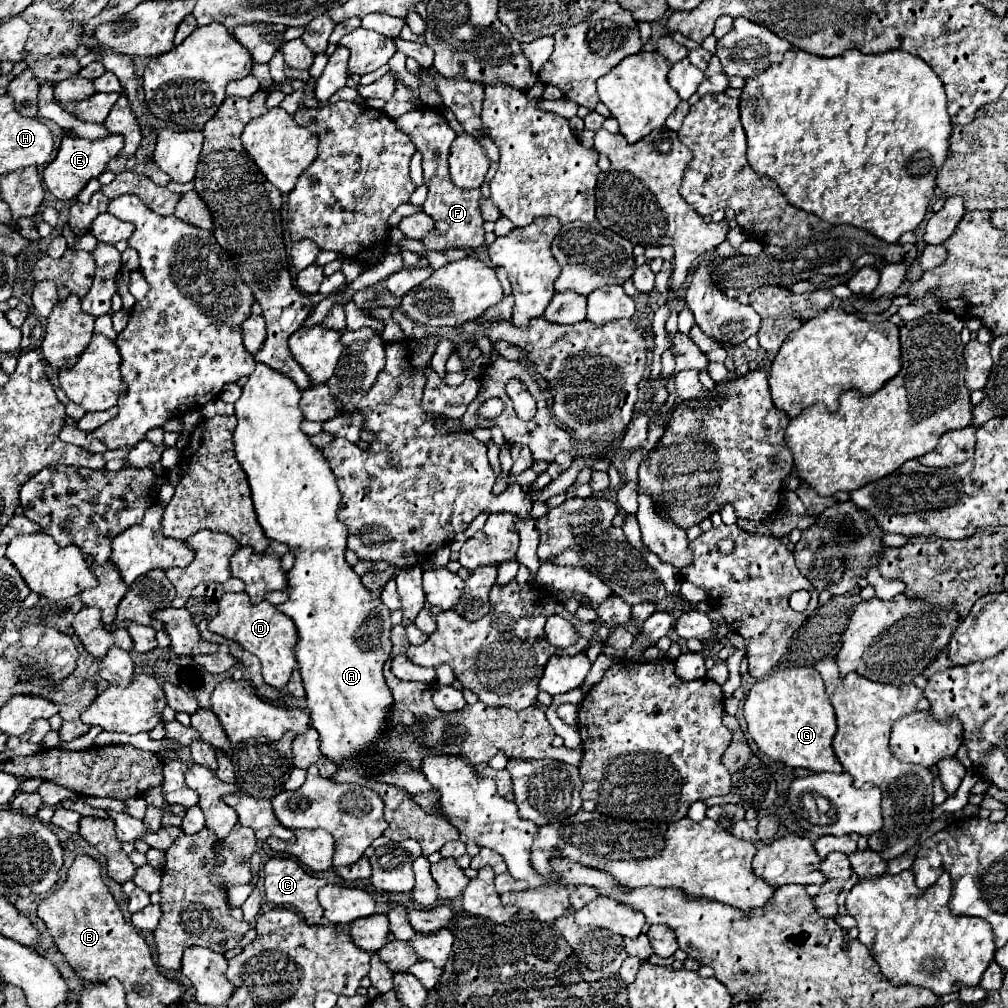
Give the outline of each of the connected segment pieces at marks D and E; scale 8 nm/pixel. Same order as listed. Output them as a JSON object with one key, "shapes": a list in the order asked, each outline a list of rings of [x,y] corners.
{"shapes":[[[[246,592],[224,594],[220,598],[220,612],[216,618],[212,618],[208,622],[208,630],[224,636],[228,640],[238,642],[244,650],[258,656],[266,684],[270,684],[272,688],[278,688],[278,690],[288,684],[288,680],[296,668],[294,648],[298,642],[298,630],[296,630],[296,624],[286,614],[280,614],[280,610],[276,606],[272,606],[266,600],[260,604],[250,604]]],[[[64,136],[62,144],[60,144],[60,150],[54,158],[52,164],[46,166],[44,170],[44,184],[46,188],[58,198],[58,200],[72,200],[74,196],[78,196],[82,192],[82,188],[92,180],[92,178],[98,178],[104,170],[106,170],[106,164],[120,154],[124,146],[124,138],[122,136],[108,136],[108,138],[102,138],[102,140],[86,140],[86,138],[70,138],[70,136]]]]}

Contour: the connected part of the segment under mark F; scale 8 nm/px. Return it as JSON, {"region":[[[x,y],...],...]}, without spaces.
{"region":[[[418,106],[396,120],[396,126],[410,136],[416,144],[418,152],[422,154],[422,170],[424,170],[424,184],[428,186],[428,198],[422,210],[434,220],[434,228],[422,238],[426,250],[450,250],[450,248],[478,248],[484,244],[484,220],[480,210],[480,188],[474,190],[460,190],[450,180],[448,172],[448,152],[450,144],[456,138],[454,130],[448,126],[444,114],[430,106]]]}

